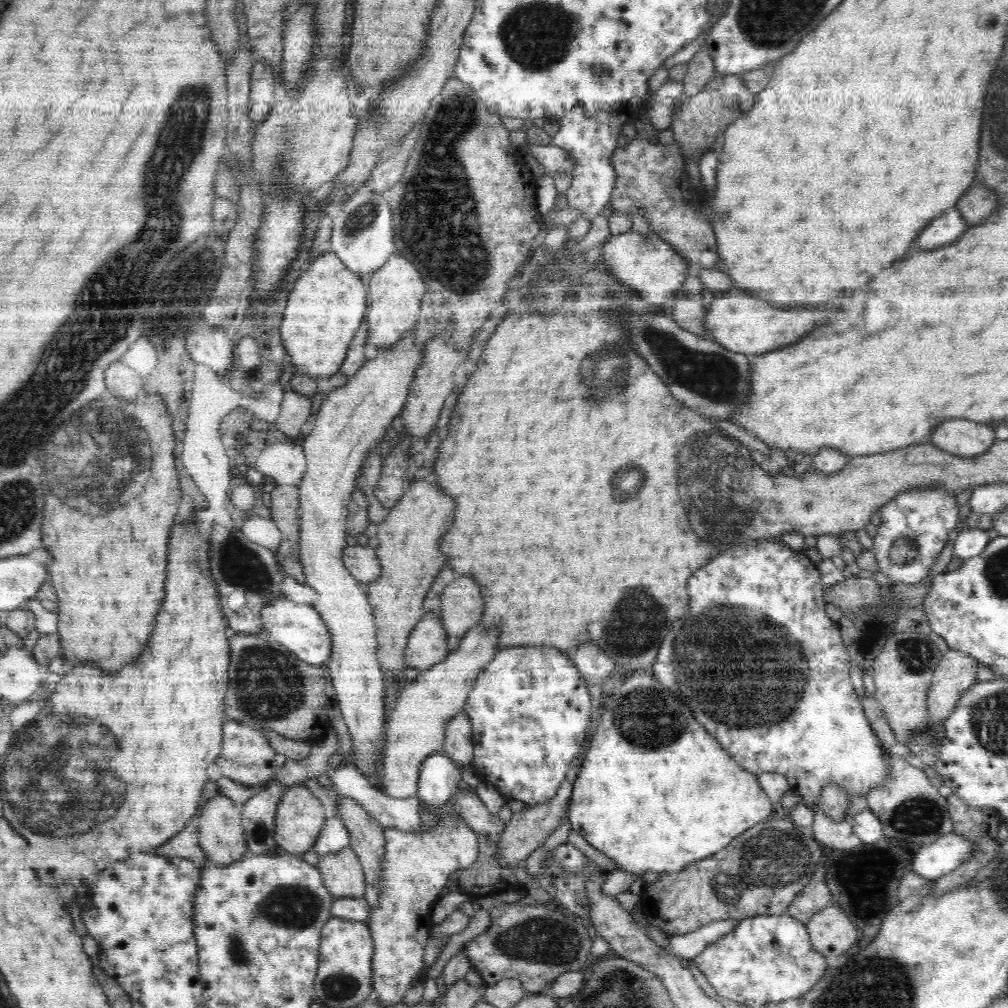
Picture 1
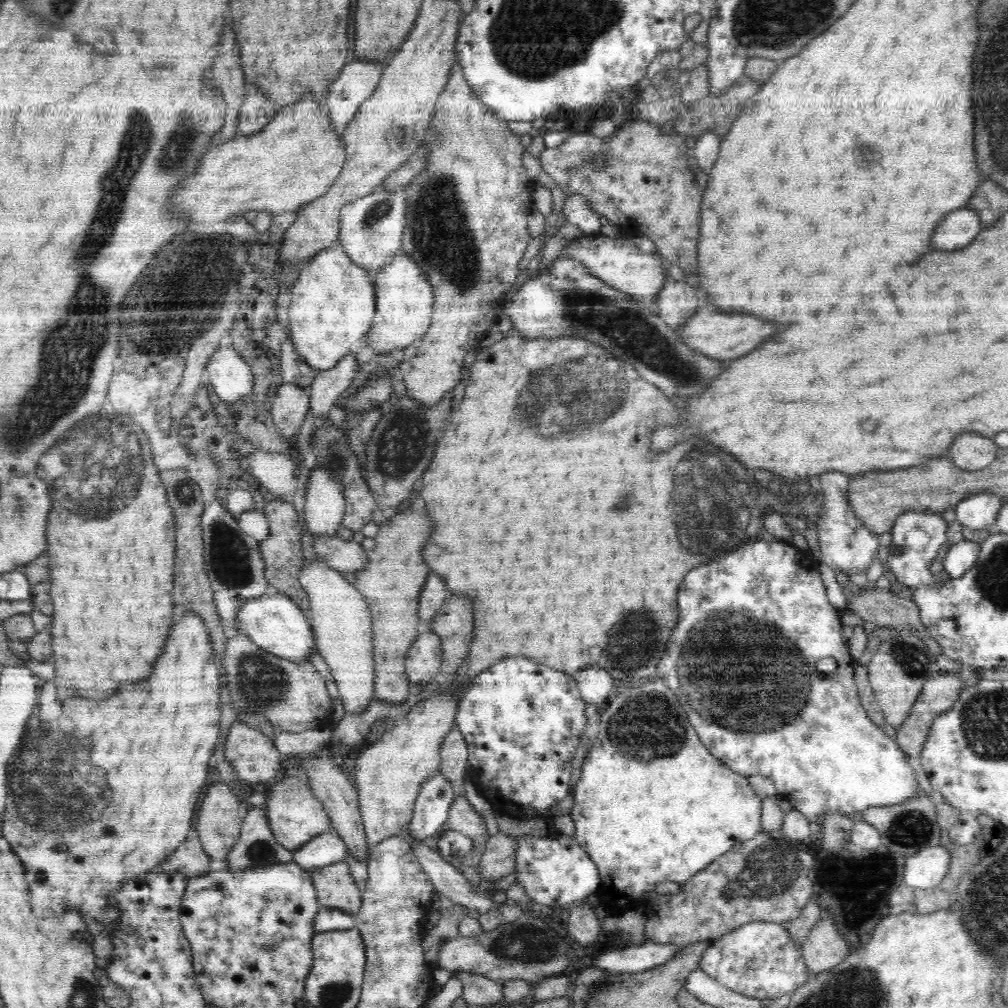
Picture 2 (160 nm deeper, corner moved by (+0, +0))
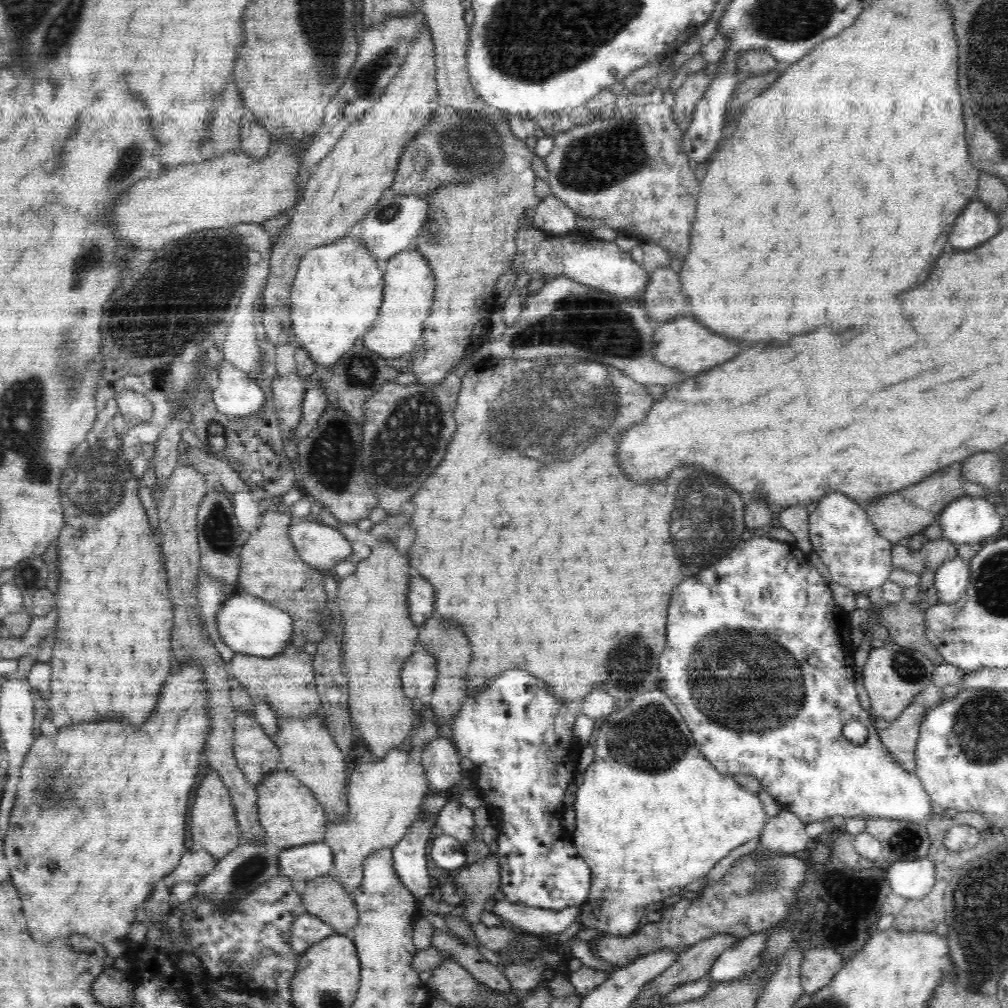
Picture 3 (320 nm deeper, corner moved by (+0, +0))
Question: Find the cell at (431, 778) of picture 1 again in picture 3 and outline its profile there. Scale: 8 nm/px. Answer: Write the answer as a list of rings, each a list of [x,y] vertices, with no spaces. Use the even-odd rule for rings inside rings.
[[[422,816],[410,826],[398,844],[393,846],[392,858],[398,879],[419,900],[430,894],[434,885],[428,875],[426,850],[429,850],[431,830],[436,823]]]

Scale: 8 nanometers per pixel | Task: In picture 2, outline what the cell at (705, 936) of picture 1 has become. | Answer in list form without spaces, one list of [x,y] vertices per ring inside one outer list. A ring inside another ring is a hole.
[[[649,941],[641,945],[609,949],[599,955],[592,967],[614,973],[637,973],[658,967],[671,960],[678,952],[688,947],[686,944],[659,944]]]

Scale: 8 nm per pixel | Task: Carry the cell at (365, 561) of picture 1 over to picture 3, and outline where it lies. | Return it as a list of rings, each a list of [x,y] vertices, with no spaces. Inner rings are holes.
[[[317,520],[292,522],[288,539],[299,557],[317,570],[332,570],[352,554],[352,544],[334,527]]]

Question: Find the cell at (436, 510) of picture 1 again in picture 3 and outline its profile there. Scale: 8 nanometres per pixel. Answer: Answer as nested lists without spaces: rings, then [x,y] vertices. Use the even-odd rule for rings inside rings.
[[[380,541],[371,544],[371,553],[360,561],[352,574],[338,581],[336,602],[341,618],[341,667],[348,678],[348,710],[350,718],[356,722],[355,742],[366,744],[374,761],[384,759],[392,749],[400,749],[407,742],[416,726],[412,701],[403,691],[401,670],[411,653],[416,651],[419,635],[418,625],[412,622],[407,605],[410,564],[407,554],[396,550],[396,543]]]

